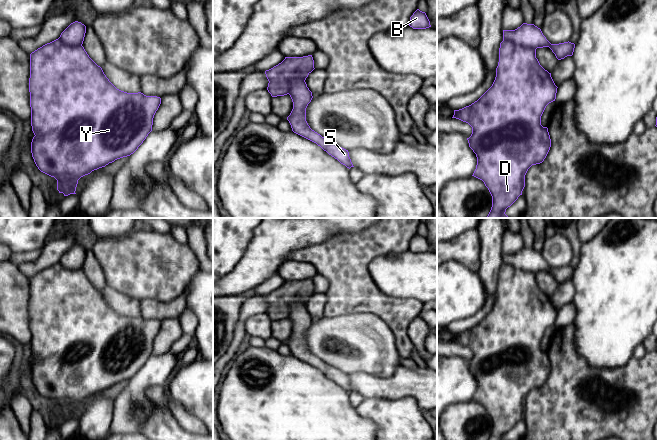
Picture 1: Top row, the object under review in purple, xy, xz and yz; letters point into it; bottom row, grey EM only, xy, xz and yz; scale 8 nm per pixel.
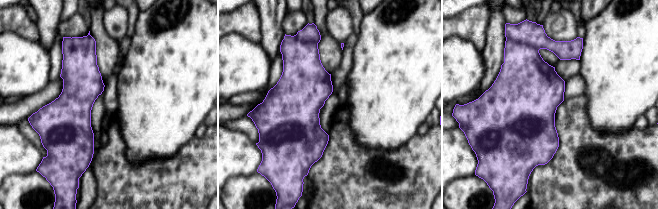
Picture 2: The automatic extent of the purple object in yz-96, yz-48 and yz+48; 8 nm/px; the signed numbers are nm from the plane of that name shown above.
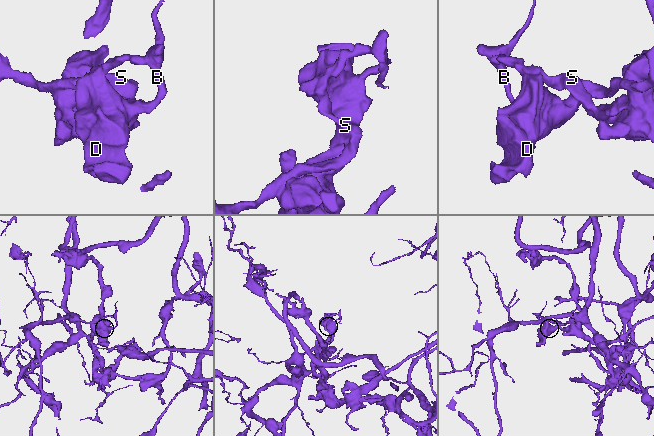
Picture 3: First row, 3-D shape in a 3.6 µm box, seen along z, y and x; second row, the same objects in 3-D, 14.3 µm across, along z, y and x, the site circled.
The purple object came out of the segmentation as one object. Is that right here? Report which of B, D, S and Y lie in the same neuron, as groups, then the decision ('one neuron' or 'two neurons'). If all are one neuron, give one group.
B D Y / S | two neurons

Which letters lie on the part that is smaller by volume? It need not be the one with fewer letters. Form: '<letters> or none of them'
S

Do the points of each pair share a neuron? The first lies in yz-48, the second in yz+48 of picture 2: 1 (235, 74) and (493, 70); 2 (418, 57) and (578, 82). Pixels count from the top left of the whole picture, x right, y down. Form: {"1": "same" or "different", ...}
{"1": "different", "2": "different"}

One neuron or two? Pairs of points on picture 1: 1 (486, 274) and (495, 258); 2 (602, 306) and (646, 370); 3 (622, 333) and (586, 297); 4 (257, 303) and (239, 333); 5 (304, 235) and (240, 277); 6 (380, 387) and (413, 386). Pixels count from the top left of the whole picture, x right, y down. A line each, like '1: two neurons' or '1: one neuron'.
1: one neuron
2: two neurons
3: one neuron
4: one neuron
5: one neuron
6: one neuron

